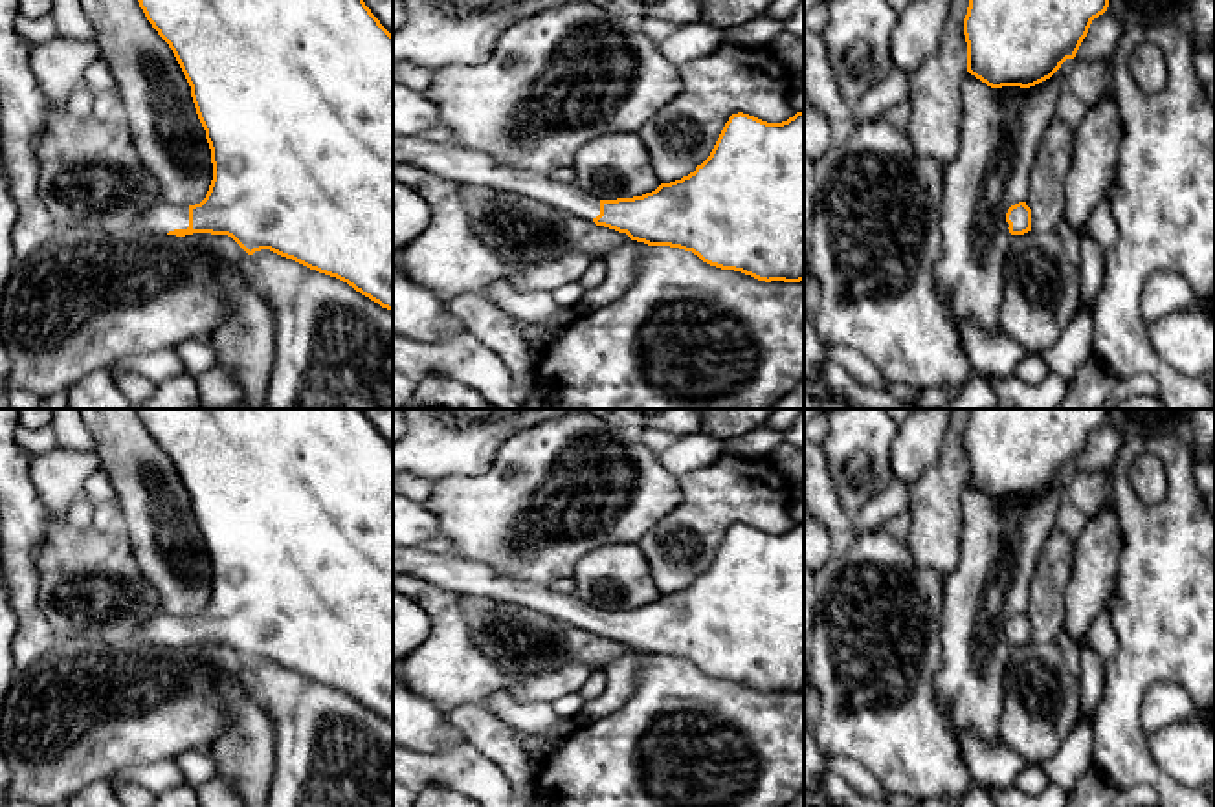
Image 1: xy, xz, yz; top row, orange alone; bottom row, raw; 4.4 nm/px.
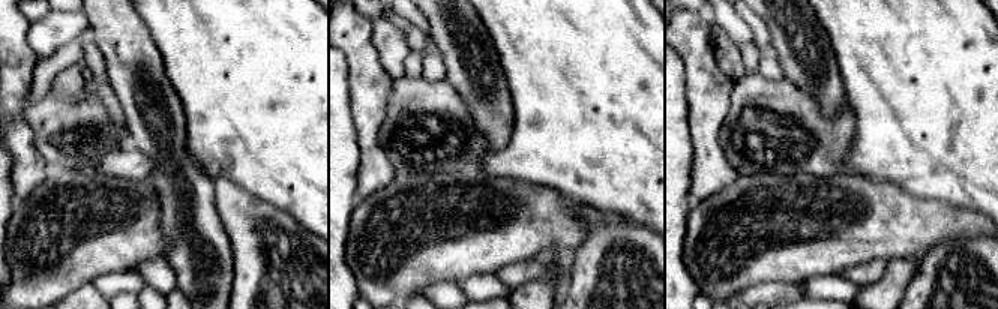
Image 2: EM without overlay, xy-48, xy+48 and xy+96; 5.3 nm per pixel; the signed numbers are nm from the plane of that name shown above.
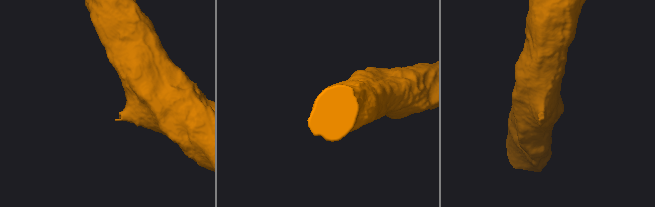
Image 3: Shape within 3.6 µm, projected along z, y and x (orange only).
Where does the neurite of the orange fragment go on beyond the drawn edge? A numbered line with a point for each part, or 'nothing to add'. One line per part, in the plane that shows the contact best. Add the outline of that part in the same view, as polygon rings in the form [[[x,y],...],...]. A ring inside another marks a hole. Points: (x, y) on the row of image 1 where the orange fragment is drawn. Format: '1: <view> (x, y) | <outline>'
1: xy (160, 219) | [[[162,200],[141,215],[136,227],[156,235],[167,235],[169,231],[174,231],[174,229],[187,229],[189,207],[173,205]]]

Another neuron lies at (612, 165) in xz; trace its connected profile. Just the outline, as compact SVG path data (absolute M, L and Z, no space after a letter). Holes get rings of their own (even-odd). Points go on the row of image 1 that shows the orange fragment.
M602 132L573 161L576 185L598 200L633 198L661 185L637 132Z

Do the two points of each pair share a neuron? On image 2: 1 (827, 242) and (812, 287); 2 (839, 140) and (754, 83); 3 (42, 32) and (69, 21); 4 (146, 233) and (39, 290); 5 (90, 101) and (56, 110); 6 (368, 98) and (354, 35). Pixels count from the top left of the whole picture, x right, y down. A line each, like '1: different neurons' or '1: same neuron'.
1: different neurons
2: same neuron
3: same neuron
4: same neuron
5: same neuron
6: same neuron

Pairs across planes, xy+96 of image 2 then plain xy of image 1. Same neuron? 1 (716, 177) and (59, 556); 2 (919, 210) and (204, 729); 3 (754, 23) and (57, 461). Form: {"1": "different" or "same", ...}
{"1": "different", "2": "same", "3": "different"}

